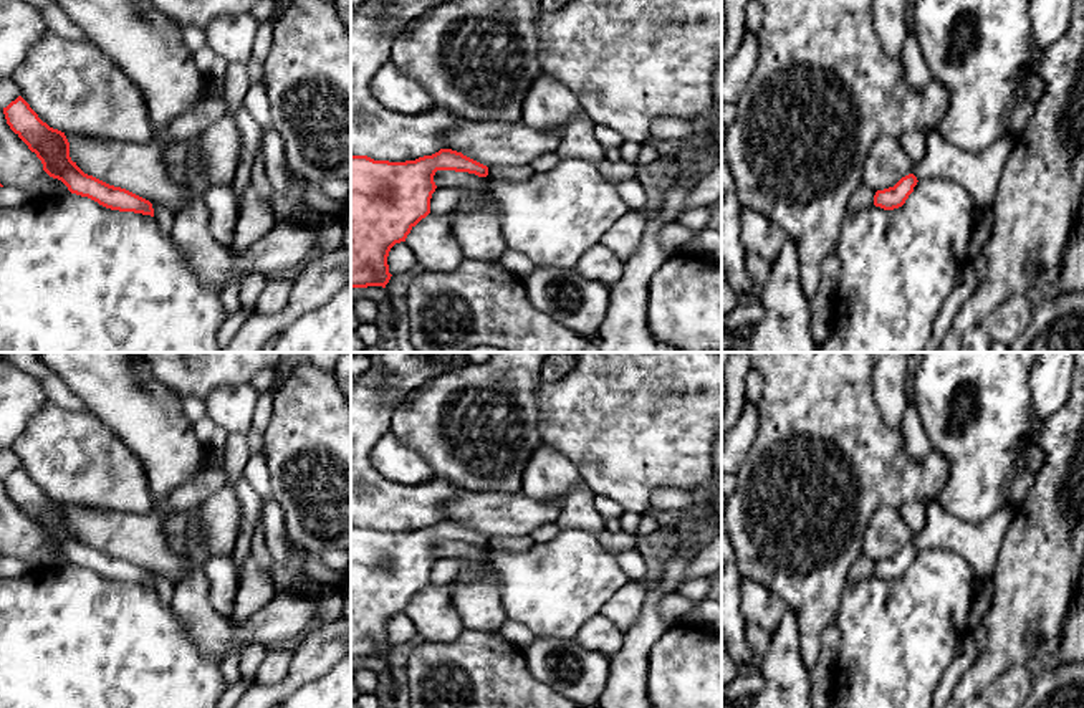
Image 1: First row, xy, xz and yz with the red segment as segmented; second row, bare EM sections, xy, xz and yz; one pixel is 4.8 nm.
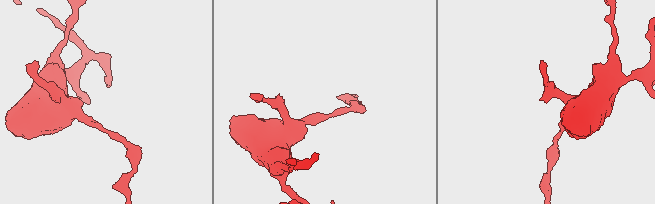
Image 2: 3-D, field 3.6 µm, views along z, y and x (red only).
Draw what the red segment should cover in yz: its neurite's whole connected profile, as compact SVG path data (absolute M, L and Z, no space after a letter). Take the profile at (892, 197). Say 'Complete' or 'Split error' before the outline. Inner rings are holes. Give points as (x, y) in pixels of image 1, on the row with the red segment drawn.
Complete. M909 174L902 177L894 187L877 190L874 195L874 205L884 210L902 207L909 195L914 192L917 182L917 177L914 174Z

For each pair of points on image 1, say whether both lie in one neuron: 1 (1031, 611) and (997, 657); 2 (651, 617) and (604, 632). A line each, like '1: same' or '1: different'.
1: same
2: different

